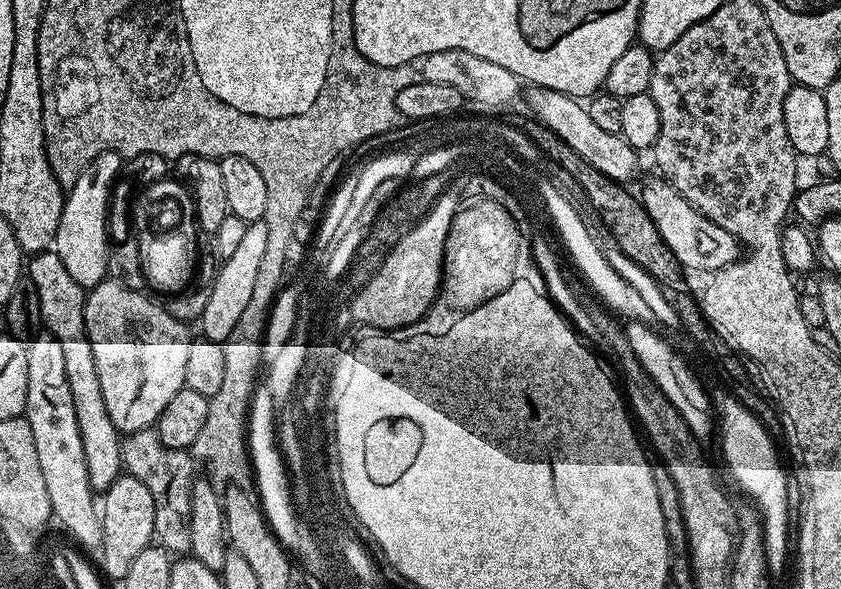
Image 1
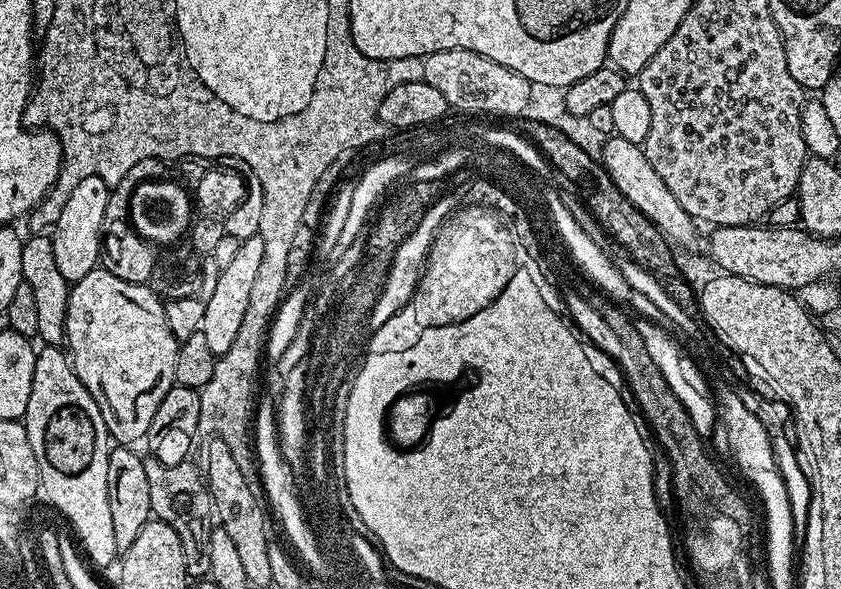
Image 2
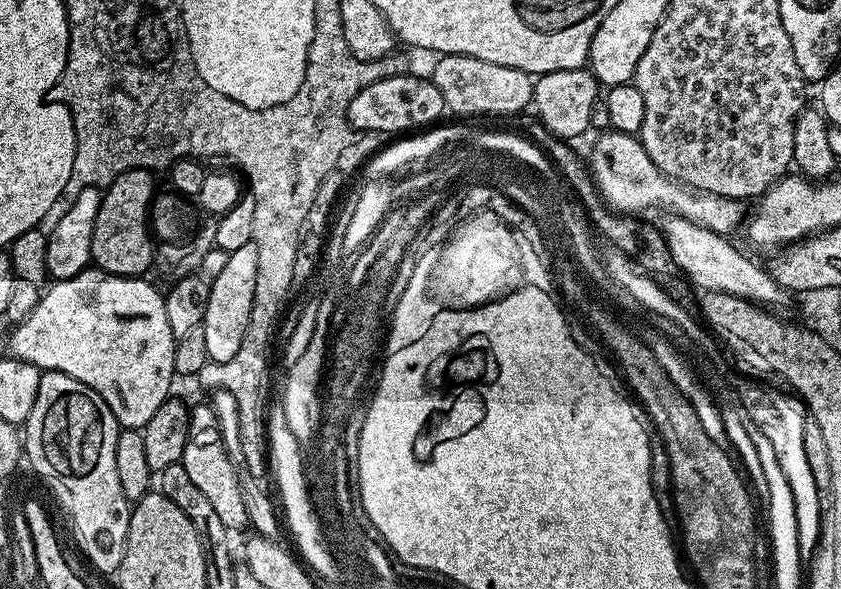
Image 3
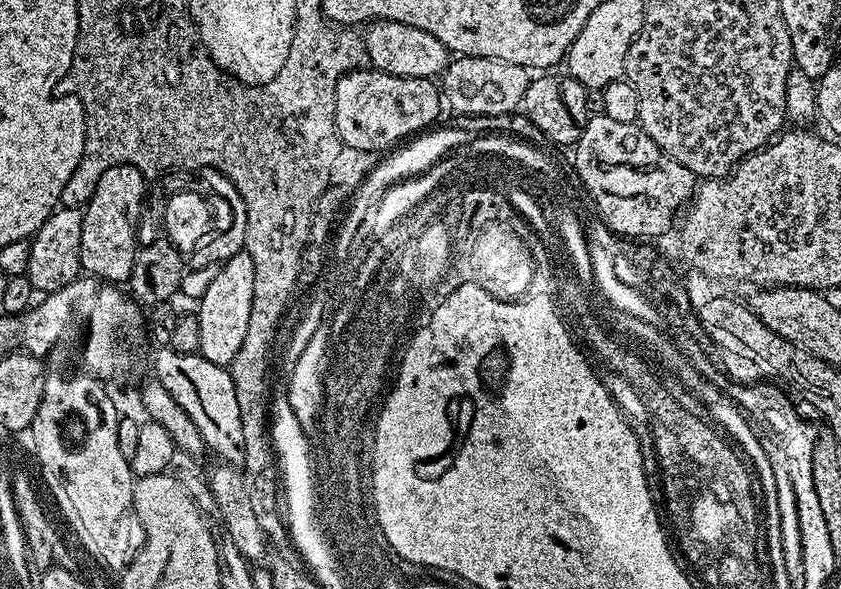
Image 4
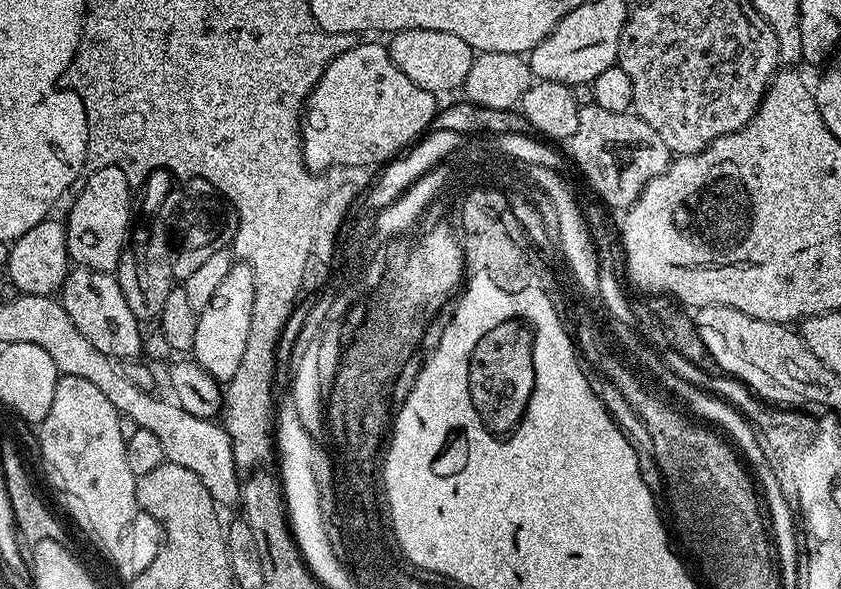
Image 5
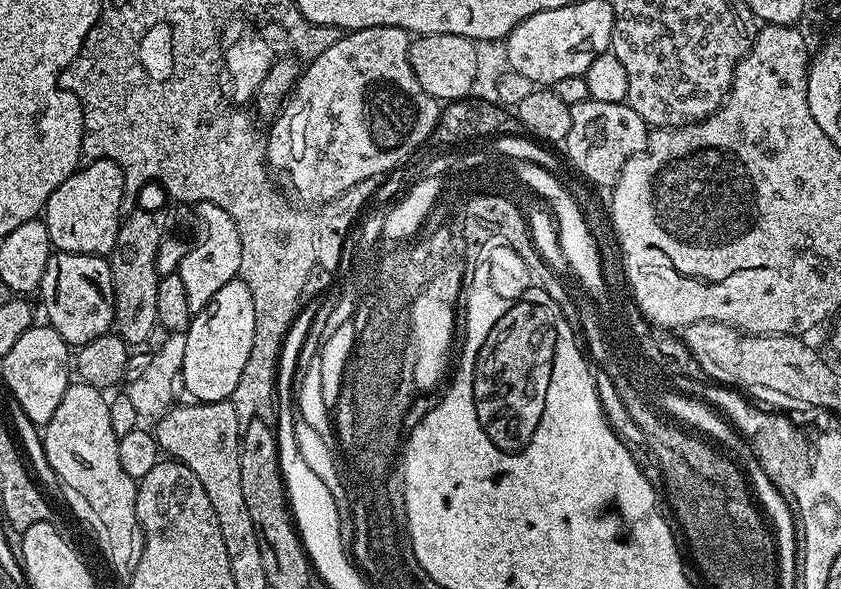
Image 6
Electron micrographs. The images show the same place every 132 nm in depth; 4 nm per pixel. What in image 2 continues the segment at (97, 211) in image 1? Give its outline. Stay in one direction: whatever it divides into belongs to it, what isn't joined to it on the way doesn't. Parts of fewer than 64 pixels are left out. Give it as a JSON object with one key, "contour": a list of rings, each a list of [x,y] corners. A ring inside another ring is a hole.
{"contour":[[[85,178],[75,188],[74,194],[70,194],[58,222],[51,229],[54,259],[58,262],[62,278],[69,282],[86,278],[86,274],[90,274],[90,270],[94,270],[101,263],[102,237],[105,232],[104,215],[109,193],[110,185],[102,182],[102,178]]]}

